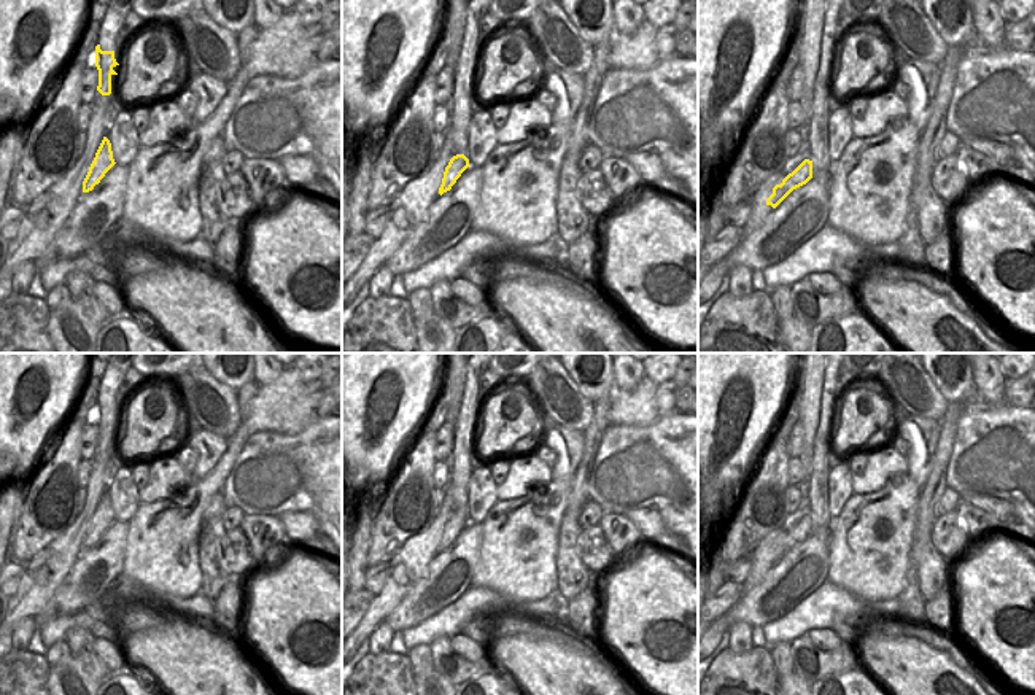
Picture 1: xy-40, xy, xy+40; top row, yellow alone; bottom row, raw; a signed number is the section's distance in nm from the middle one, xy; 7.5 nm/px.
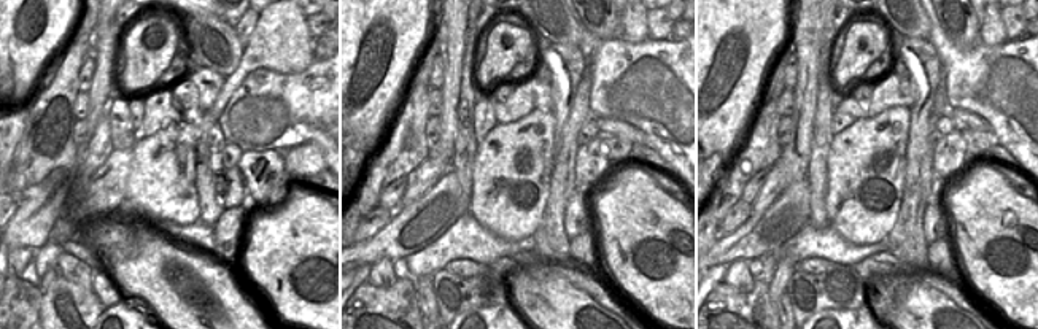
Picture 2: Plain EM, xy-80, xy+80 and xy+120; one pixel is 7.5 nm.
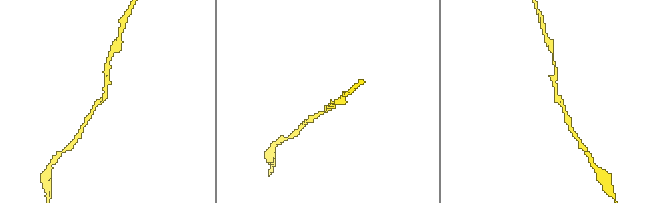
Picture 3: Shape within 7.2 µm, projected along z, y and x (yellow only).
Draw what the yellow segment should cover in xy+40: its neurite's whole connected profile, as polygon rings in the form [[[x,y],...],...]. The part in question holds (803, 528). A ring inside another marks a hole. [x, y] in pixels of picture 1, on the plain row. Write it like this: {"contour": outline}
{"contour": [[[804,515],[781,541],[773,544],[773,550],[766,555],[766,561],[776,565],[793,546],[806,541],[812,534],[812,517]]]}

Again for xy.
{"contour": [[[464,511],[453,512],[448,522],[445,523],[439,550],[442,552],[444,549],[450,547],[467,523],[469,523],[469,515]]]}

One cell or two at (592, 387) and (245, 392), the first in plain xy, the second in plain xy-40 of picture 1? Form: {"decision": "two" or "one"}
{"decision": "two"}

